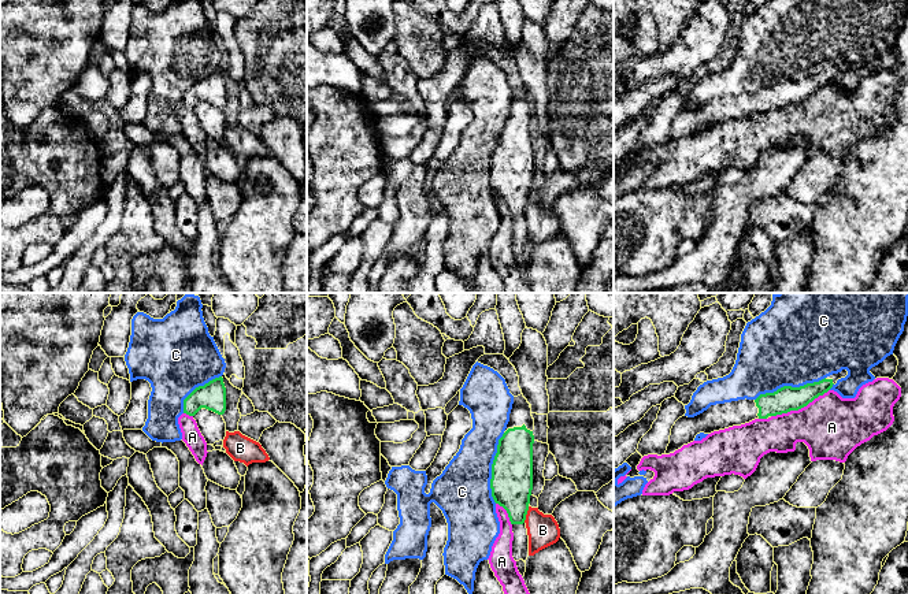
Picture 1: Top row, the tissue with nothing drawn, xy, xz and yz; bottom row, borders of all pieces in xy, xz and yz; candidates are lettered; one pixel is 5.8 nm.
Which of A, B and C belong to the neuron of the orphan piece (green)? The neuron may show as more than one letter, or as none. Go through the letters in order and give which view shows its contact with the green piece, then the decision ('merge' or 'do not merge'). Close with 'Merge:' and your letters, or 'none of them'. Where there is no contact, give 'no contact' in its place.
A: meets green in yz; do not merge
B: meets green in xz; do not merge
C: meets green in xz; do not merge
Merge: none of them

